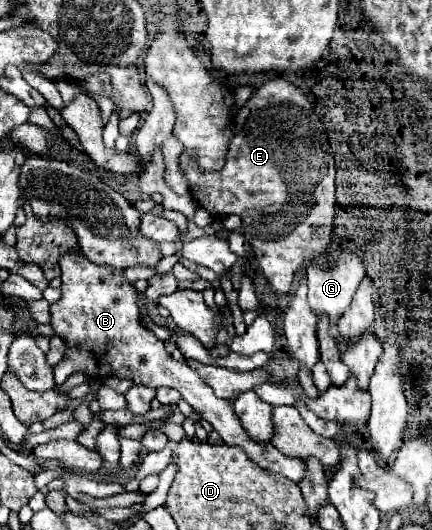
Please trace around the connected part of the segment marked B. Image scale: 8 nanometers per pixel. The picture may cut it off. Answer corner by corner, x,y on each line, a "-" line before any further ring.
66,252
60,258
62,266
62,298
60,302
50,306
50,326
54,332
66,342
66,356
54,368
54,382
62,386
70,374
84,372
88,376
104,378
108,374
132,376
136,384
148,384
152,388
170,386
176,388
182,398
202,414
202,420
210,422
212,428
220,434
220,438
230,446
240,446
248,452
248,456
264,470
272,470
274,474
282,474
288,480
300,484
304,478
306,462
302,458
288,458
272,444
252,442
246,430
240,426
232,404
216,398
212,388
192,370
186,362
178,362
164,350
164,342
160,342
150,330
146,330
138,322
136,308
136,290
124,282
122,270
110,266
98,266
88,262
82,254

